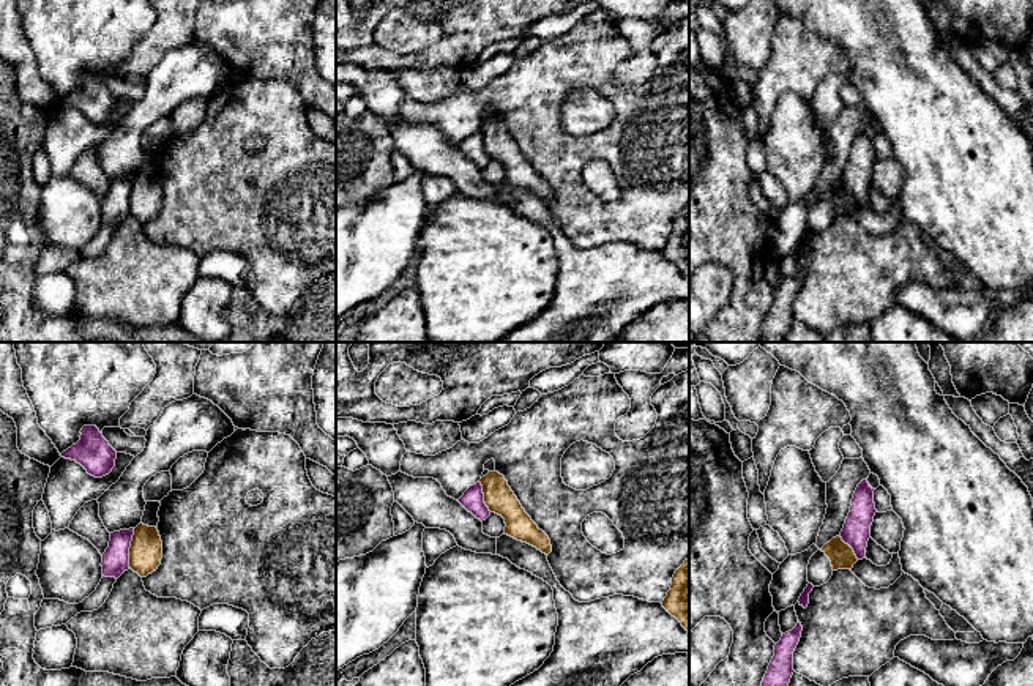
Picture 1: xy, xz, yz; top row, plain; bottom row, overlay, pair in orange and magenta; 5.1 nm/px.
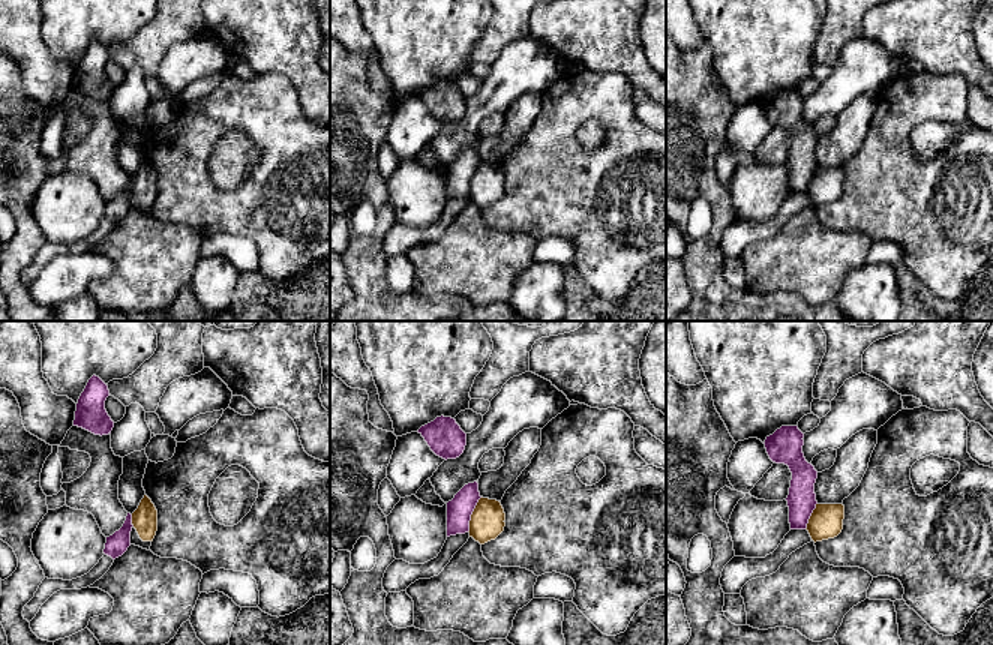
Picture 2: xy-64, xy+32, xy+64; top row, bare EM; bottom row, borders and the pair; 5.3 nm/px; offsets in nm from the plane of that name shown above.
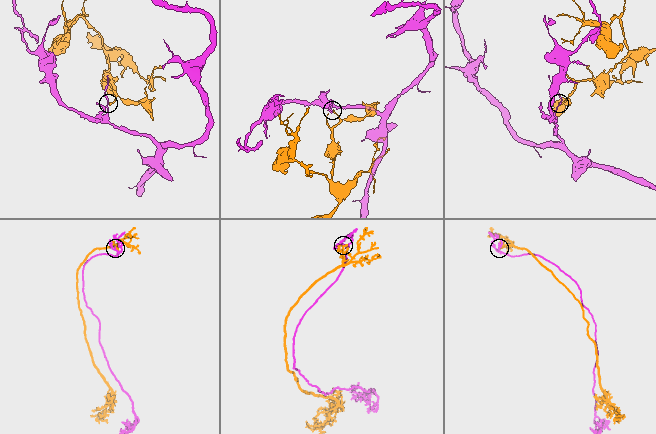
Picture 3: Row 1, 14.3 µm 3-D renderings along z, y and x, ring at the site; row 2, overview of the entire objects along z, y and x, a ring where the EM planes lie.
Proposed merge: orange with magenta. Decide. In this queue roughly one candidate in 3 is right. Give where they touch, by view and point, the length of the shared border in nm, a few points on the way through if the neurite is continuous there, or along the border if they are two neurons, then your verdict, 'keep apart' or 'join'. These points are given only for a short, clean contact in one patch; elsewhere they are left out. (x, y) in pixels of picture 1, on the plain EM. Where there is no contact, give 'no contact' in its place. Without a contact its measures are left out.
meets orange in xy at (130, 194); contact 200 nm long; border along xy (134, 175), (128, 213); keep apart

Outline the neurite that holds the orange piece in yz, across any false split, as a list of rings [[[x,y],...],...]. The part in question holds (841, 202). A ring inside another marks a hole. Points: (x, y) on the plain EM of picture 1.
[[[839,183],[819,196],[807,211],[807,229],[814,233],[826,230],[837,216],[850,216],[858,208],[853,196]]]

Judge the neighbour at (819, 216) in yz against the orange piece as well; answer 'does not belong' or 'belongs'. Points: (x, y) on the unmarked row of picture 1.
belongs

